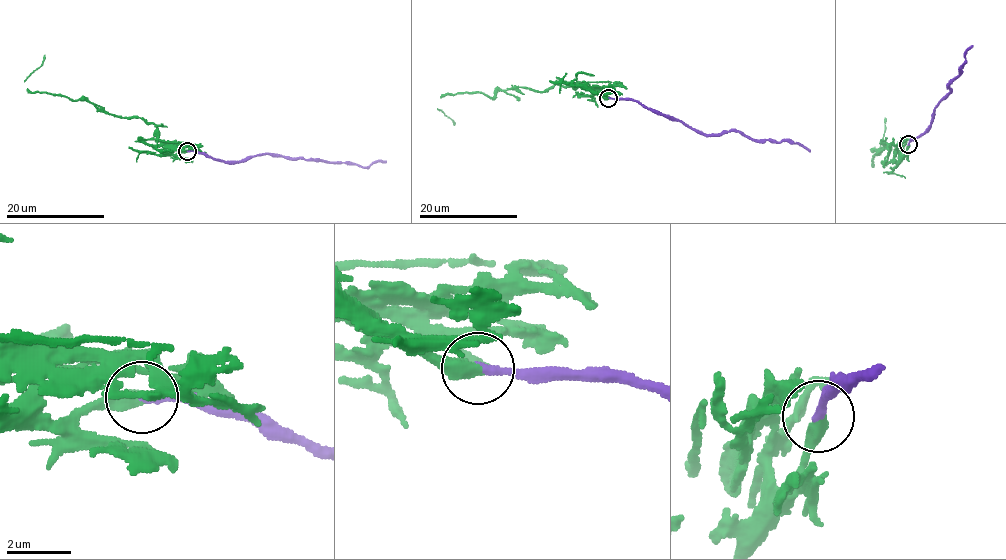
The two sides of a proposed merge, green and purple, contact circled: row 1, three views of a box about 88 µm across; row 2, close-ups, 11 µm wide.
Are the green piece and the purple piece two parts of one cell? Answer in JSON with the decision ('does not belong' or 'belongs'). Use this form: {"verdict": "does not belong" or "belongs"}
{"verdict": "does not belong"}

